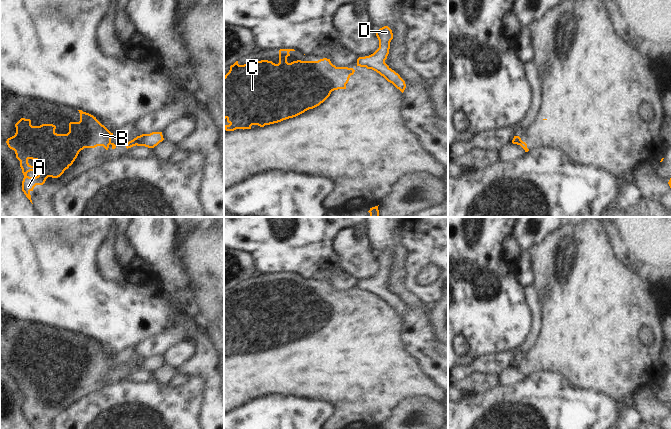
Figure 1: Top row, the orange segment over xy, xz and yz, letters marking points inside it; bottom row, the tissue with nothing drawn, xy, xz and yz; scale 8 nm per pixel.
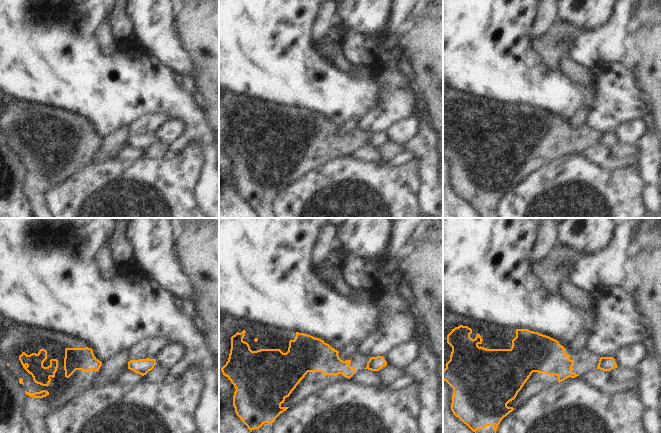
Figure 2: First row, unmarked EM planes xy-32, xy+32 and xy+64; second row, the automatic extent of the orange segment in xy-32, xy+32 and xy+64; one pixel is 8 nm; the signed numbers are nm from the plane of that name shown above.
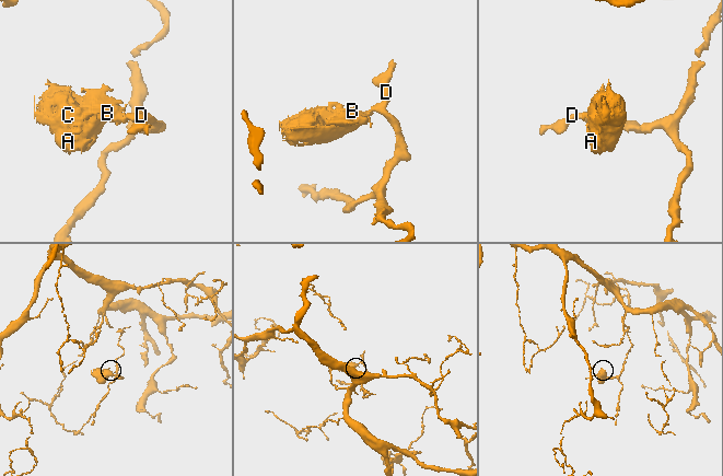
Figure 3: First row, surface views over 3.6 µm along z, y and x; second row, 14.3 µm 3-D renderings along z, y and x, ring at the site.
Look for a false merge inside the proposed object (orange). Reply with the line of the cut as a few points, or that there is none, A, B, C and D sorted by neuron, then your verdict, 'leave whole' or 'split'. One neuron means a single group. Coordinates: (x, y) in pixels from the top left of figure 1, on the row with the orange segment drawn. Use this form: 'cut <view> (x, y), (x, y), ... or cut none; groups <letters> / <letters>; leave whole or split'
cut xy (133, 139), (136, 144); groups A B C / D; split

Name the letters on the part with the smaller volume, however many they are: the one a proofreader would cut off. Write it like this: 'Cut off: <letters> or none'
Cut off: A, B, C

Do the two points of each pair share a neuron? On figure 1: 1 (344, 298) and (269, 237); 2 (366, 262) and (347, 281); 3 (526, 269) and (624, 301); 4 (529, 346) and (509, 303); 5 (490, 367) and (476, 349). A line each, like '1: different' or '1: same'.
1: different
2: different
3: different
4: different
5: different

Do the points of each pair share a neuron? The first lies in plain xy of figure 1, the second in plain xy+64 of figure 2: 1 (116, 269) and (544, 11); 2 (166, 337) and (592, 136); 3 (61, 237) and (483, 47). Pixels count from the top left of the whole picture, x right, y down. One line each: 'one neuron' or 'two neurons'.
1: one neuron
2: two neurons
3: one neuron

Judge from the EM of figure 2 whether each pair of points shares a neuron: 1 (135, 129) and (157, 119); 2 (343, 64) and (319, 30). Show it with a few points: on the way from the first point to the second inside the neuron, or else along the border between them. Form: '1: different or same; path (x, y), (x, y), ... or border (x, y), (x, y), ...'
1: same; path (140, 127), (152, 122)
2: same; path (335, 56), (319, 38)

